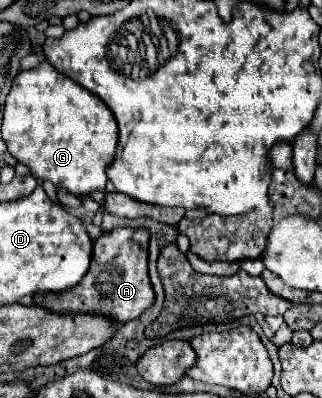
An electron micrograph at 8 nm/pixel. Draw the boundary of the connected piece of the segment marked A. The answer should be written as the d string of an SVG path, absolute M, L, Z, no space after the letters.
M114 229L94 241L92 263L84 279L64 293L42 293L38 305L52 313L96 313L106 315L124 325L140 317L154 303L154 289L148 277L148 231L146 229Z

